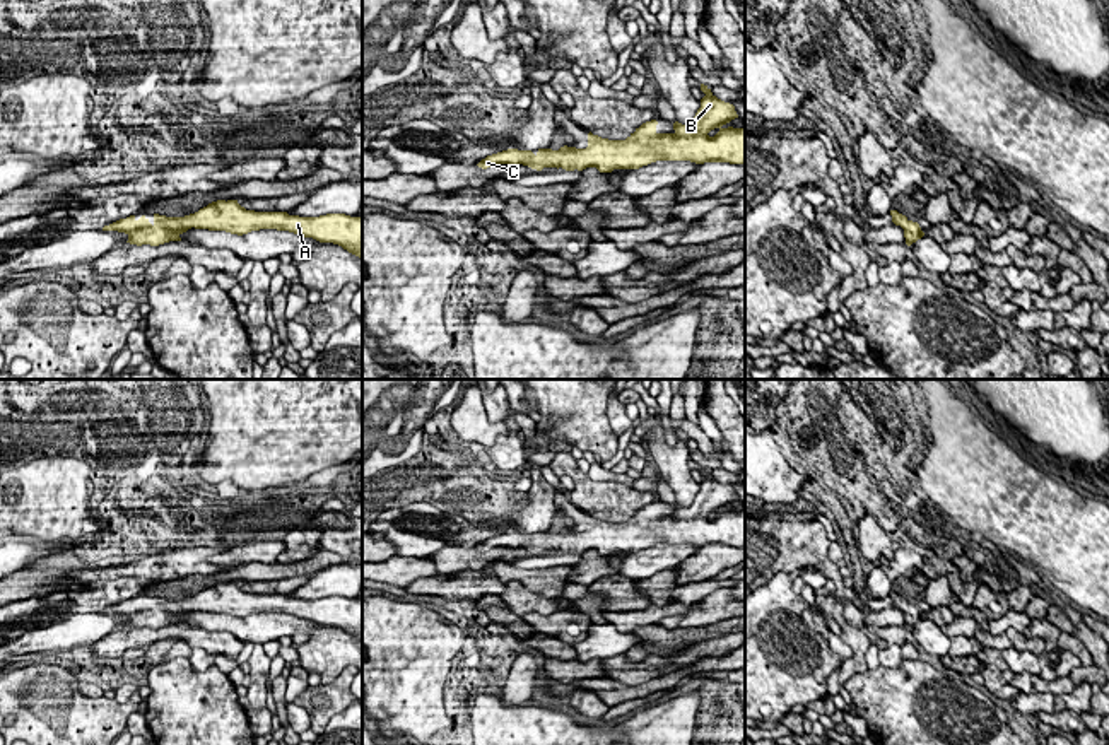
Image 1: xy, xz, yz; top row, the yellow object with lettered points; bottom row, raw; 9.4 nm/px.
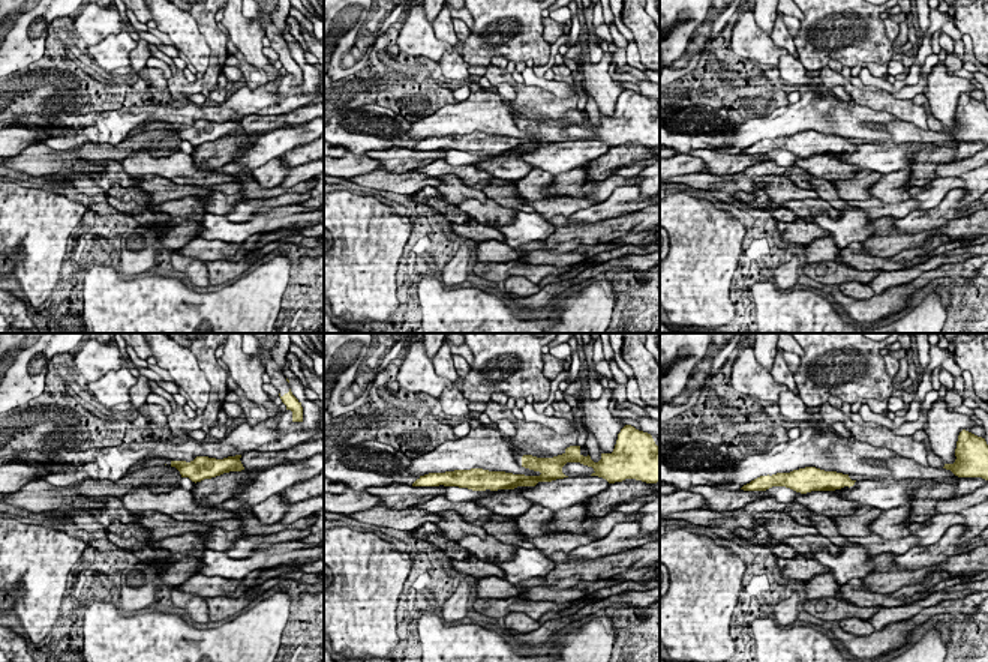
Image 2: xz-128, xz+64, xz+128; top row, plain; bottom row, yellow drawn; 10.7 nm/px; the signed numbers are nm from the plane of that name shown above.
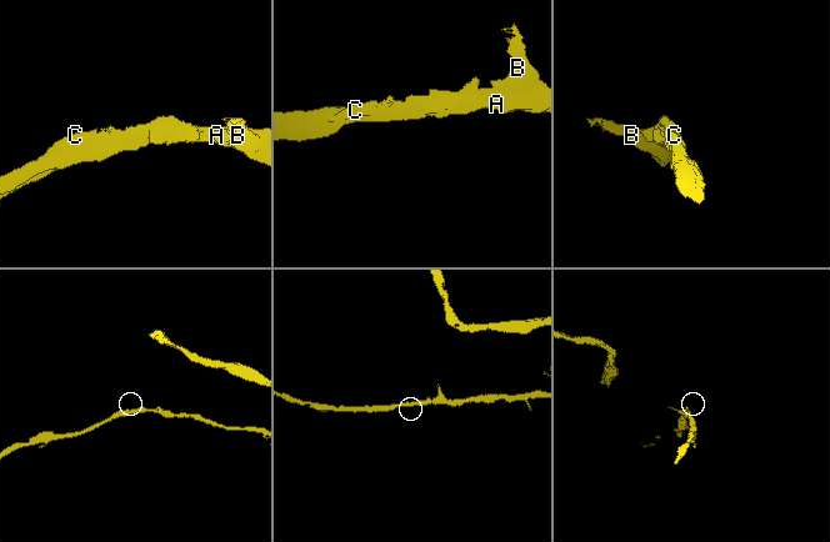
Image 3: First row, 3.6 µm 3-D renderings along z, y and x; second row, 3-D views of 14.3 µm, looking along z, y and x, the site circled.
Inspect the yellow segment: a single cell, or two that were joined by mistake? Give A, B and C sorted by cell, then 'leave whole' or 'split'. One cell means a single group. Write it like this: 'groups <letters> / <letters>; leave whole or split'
groups A B C; leave whole

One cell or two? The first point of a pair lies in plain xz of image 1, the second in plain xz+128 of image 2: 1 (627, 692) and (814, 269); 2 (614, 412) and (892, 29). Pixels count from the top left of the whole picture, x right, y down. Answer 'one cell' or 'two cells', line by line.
1: one cell
2: one cell

